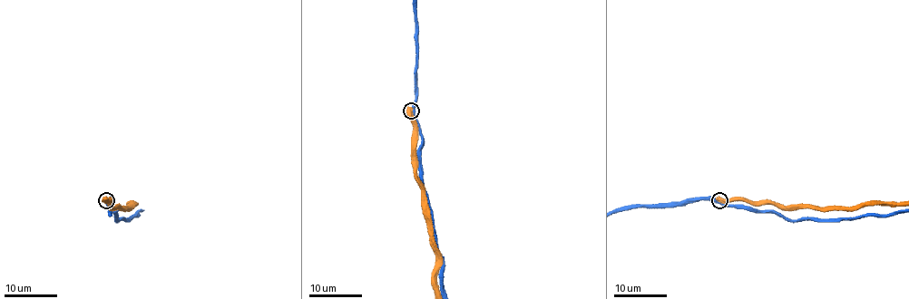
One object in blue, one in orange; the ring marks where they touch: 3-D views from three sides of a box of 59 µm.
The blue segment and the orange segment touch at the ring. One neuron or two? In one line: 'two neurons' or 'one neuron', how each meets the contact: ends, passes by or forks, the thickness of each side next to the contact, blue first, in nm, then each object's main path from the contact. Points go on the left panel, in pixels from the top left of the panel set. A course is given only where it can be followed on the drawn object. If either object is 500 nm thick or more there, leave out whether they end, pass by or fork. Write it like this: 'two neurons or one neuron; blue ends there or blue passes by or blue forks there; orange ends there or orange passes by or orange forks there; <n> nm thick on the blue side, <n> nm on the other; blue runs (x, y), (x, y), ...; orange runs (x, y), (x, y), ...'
two neurons; 500 nm thick on the blue side, 850 nm on the other

